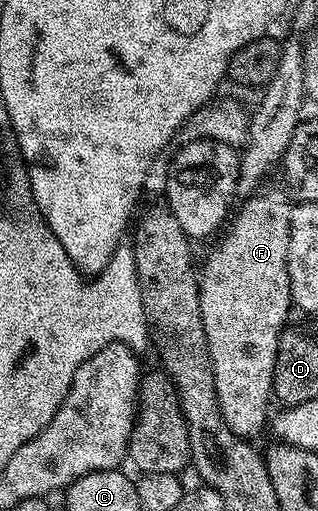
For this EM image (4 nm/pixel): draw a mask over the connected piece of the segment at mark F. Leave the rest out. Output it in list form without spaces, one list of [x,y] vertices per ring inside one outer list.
[[[259,188],[257,191],[249,194],[245,198],[246,201],[242,205],[242,210],[238,214],[233,214],[232,220],[229,222],[230,234],[227,235],[226,241],[222,241],[215,247],[214,251],[207,257],[206,266],[201,266],[200,280],[198,282],[198,294],[200,295],[200,319],[204,327],[204,335],[206,336],[206,349],[210,352],[210,370],[214,372],[214,390],[218,396],[218,406],[220,407],[220,415],[224,415],[224,423],[228,423],[228,427],[232,427],[235,437],[243,439],[255,439],[262,433],[262,428],[267,428],[270,413],[270,401],[272,402],[272,394],[274,391],[274,368],[276,367],[276,355],[278,354],[278,340],[282,334],[282,330],[287,328],[288,321],[286,316],[292,313],[292,302],[290,299],[290,280],[288,279],[288,243],[290,242],[290,211],[291,202],[286,202],[288,193],[285,188],[266,189]]]

